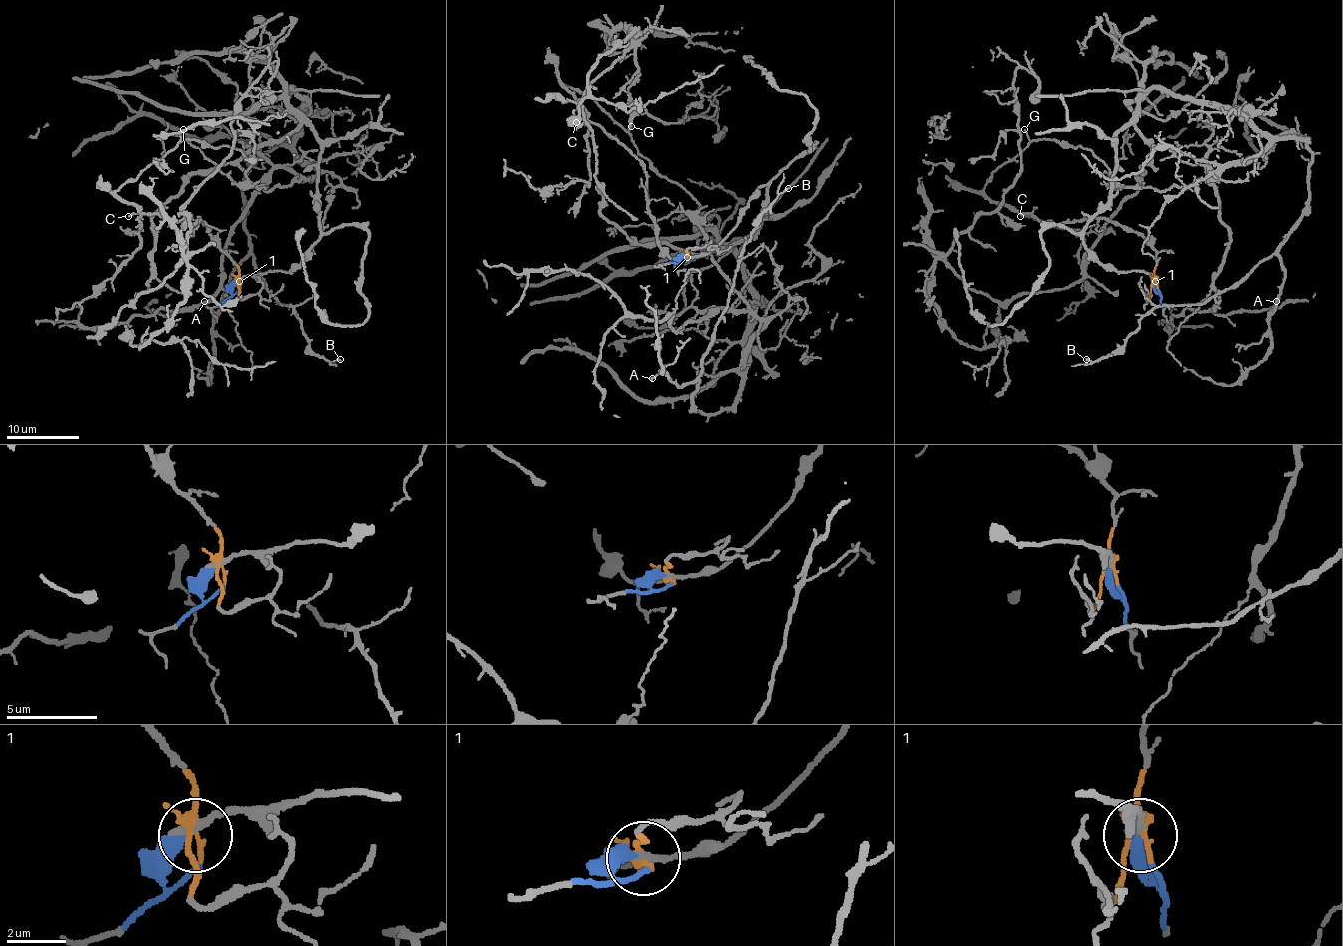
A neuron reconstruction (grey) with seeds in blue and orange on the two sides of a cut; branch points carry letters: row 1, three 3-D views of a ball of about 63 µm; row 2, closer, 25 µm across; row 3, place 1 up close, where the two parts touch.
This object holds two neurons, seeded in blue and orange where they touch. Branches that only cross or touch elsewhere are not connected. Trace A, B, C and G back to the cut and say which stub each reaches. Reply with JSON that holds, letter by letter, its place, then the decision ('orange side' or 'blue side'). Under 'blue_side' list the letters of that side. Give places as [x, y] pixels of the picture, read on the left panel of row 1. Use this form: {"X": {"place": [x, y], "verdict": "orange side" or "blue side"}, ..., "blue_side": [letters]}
{"A": {"place": [204, 301], "verdict": "blue side"}, "B": {"place": [340, 359], "verdict": "blue side"}, "C": {"place": [128, 216], "verdict": "orange side"}, "G": {"place": [183, 129], "verdict": "orange side"}, "blue_side": ["A", "B"]}

